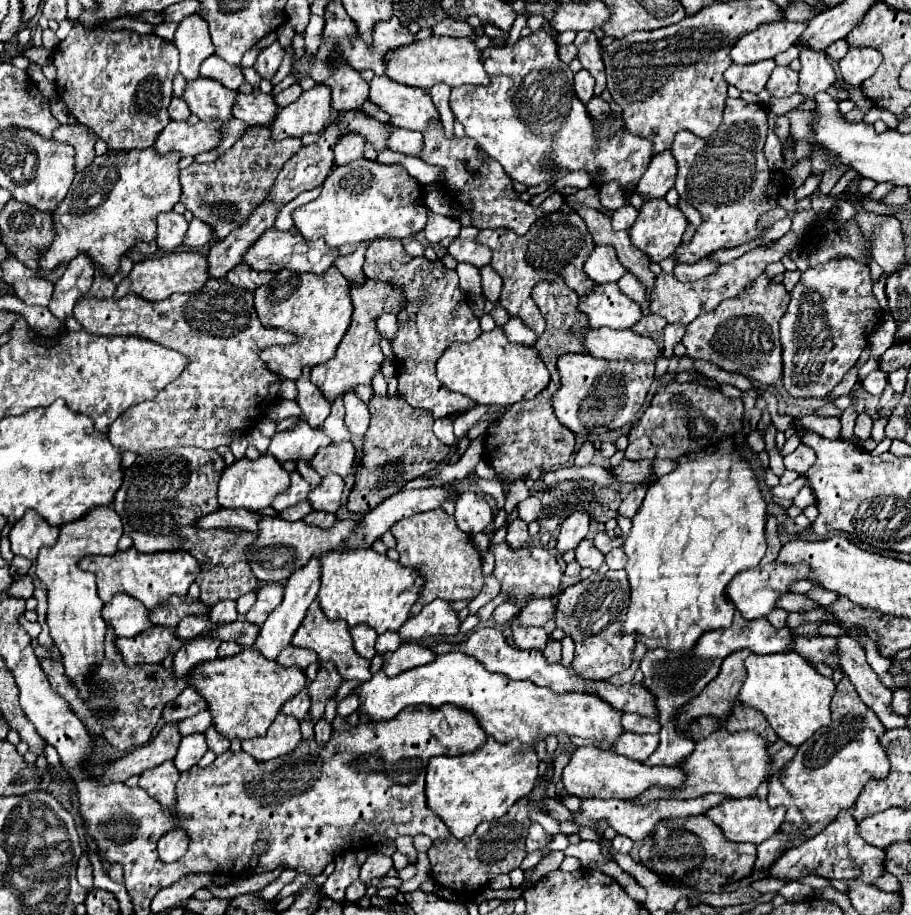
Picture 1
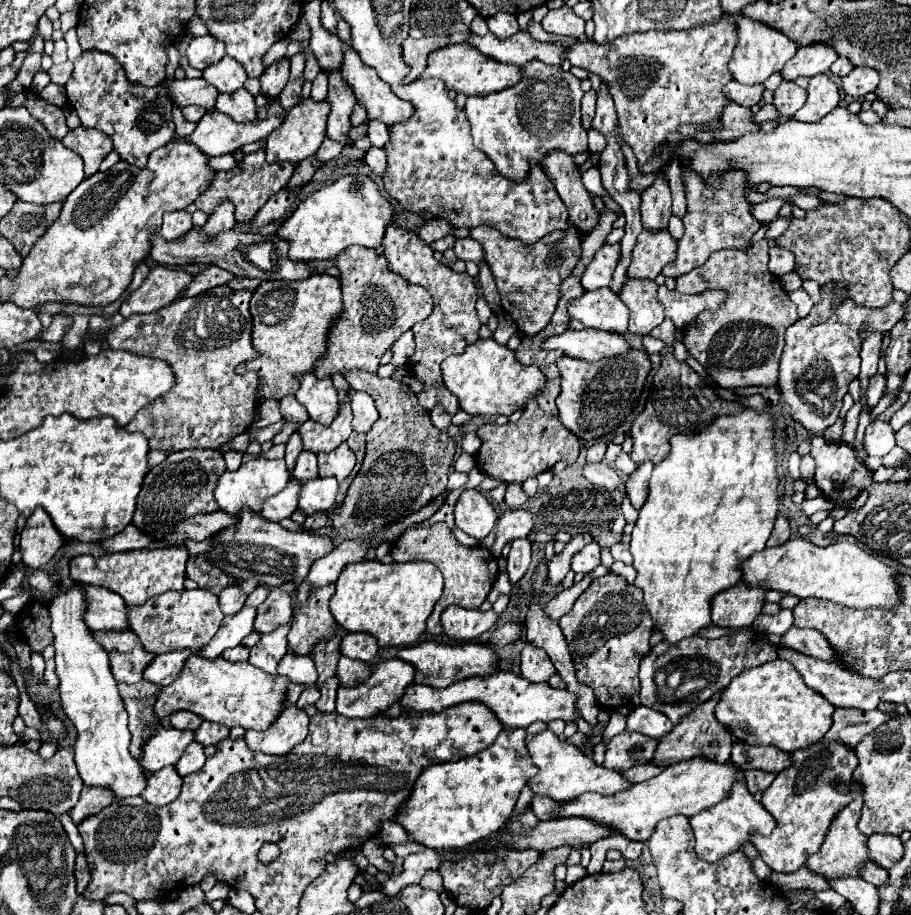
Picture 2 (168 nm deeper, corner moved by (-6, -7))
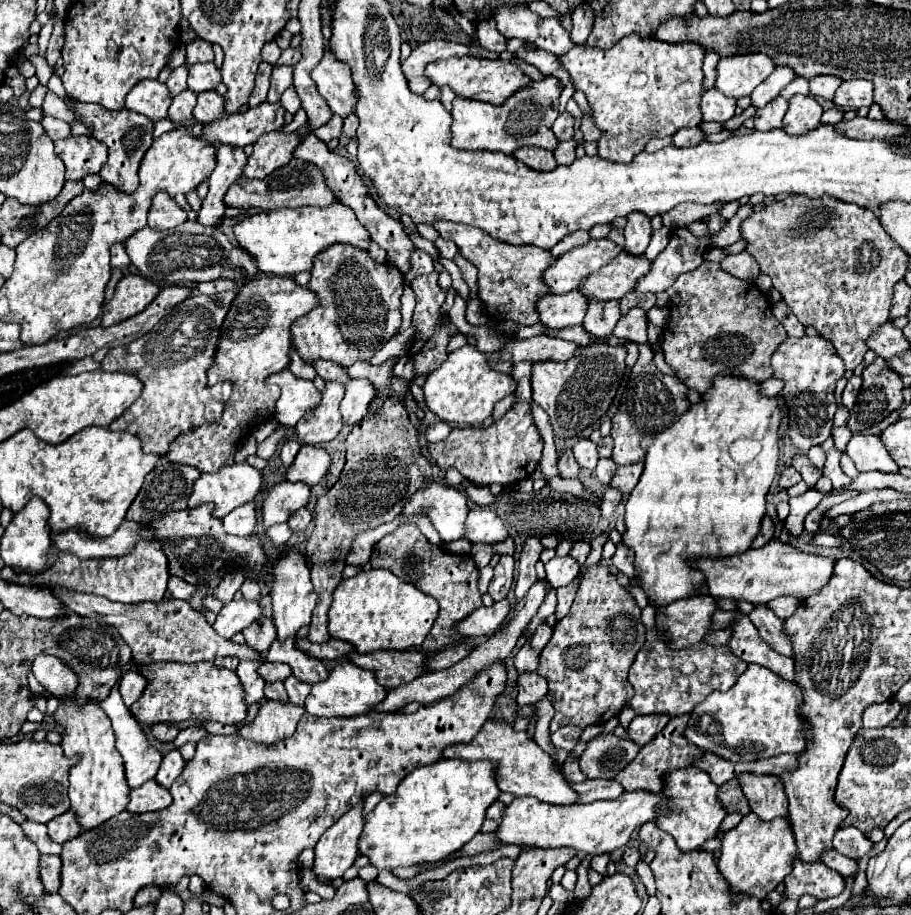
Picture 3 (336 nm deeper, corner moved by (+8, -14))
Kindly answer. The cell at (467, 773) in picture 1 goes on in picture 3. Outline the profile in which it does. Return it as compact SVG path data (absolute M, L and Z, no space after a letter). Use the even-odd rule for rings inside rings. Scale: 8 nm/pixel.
M438 760L430 766L418 766L396 788L394 796L384 796L376 808L366 816L366 826L358 842L358 850L368 856L370 864L378 870L414 866L424 862L442 860L458 852L474 834L480 832L486 808L498 798L494 762L464 762L464 760Z

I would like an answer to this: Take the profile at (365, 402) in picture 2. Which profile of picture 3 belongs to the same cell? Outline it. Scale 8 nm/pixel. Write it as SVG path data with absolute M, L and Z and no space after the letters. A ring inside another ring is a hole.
M352 378L346 384L346 396L344 396L342 404L340 404L344 424L346 426L358 424L364 418L364 414L368 410L368 404L372 402L374 396L376 396L376 388L374 388L374 384L370 380Z

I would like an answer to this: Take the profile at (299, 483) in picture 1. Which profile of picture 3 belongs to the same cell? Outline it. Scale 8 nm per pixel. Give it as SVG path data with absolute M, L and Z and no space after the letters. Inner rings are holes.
M248 502L244 506L234 508L230 514L226 514L222 518L224 530L232 536L250 536L254 526L256 526L256 512L254 512L254 504Z

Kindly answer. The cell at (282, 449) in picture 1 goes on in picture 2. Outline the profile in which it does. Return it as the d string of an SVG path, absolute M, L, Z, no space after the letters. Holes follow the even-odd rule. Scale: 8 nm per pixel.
M350 401L344 403L344 407L338 411L338 415L336 415L336 419L332 421L330 427L324 427L324 425L308 419L298 429L304 449L312 451L316 455L336 449L340 443L344 443L350 437L350 433L352 433L350 421L352 421Z

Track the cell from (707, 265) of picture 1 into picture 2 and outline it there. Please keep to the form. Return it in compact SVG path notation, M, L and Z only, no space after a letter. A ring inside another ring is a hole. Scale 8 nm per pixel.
M768 241L754 243L748 251L716 251L710 259L686 275L676 277L676 291L724 289L728 299L722 309L698 315L684 329L684 345L690 355L708 369L712 379L724 387L774 387L786 329L798 319L796 305L782 289L780 277L768 271Z

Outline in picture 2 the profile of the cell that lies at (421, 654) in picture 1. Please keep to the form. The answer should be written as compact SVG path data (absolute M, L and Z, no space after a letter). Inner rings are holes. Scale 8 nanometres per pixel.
M388 659L388 661L380 661L374 669L372 669L372 677L356 687L340 687L338 689L338 699L336 699L336 711L344 717L358 717L358 719L368 719L378 715L380 711L386 711L392 703L396 703L404 689L412 683L414 679L414 671L410 663L404 663L400 659Z

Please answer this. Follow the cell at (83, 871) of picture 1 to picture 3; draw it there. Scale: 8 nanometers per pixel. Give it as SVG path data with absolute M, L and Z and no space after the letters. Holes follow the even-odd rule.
M42 856L40 858L40 878L44 884L44 890L50 894L56 894L60 888L60 856Z

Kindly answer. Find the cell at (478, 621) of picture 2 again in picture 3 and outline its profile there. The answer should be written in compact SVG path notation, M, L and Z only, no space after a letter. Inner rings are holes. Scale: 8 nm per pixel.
M504 598L500 602L494 602L492 606L478 608L466 620L462 620L456 626L456 630L462 636L490 636L502 626L508 612L510 612L510 600Z

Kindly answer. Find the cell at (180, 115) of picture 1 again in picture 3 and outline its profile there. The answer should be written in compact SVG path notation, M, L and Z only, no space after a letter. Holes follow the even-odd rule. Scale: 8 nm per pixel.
M182 90L182 94L174 96L172 100L172 106L168 110L168 116L176 122L186 122L192 118L192 108L194 108L194 102L196 102L196 92L192 90Z

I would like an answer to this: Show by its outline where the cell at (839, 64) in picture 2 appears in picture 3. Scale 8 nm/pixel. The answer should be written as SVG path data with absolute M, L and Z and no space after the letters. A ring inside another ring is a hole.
M818 76L810 80L810 94L812 96L822 96L824 100L832 100L836 88L840 86L840 78L836 76Z

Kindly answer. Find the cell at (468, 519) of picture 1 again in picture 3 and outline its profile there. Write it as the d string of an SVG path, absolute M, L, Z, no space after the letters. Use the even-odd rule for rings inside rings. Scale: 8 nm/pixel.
M432 482L406 502L404 514L426 514L438 534L446 542L454 542L464 534L468 500L456 486Z

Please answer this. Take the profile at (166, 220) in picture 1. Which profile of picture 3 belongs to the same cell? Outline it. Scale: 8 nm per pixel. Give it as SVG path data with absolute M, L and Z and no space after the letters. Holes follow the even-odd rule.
M154 194L148 210L148 226L152 230L170 230L186 222L186 212L170 198L170 194Z

